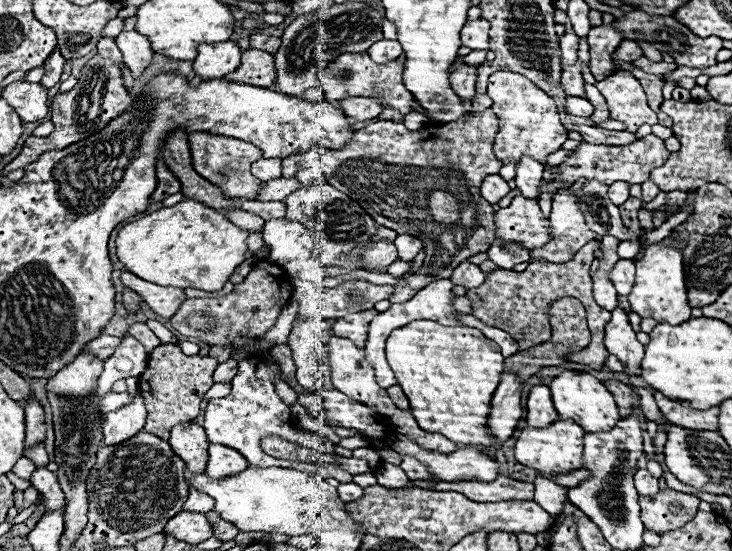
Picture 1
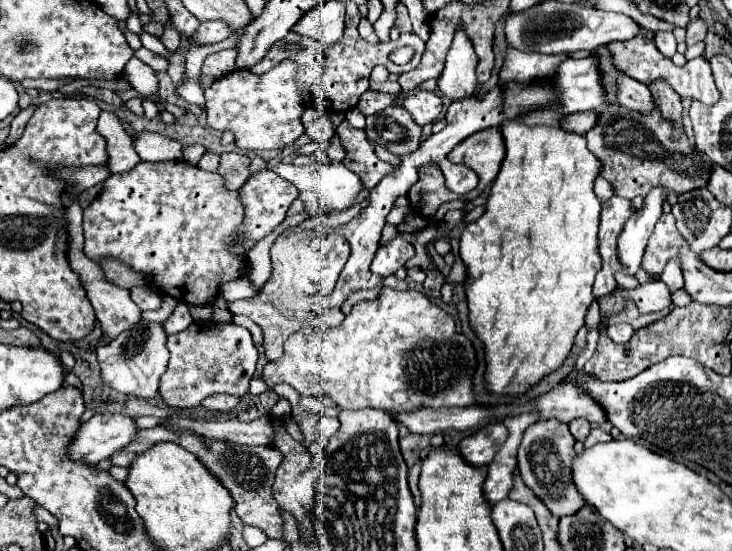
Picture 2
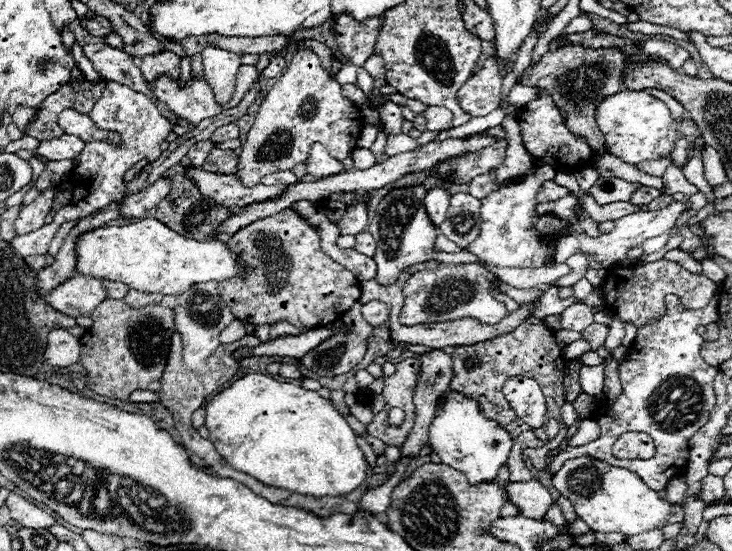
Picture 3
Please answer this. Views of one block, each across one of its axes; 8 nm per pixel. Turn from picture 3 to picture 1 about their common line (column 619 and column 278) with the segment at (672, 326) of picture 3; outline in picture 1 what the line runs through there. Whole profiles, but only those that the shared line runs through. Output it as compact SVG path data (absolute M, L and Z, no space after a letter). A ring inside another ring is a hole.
M250 356L246 360L238 362L238 374L234 376L232 384L232 392L226 398L212 398L206 406L206 414L204 414L204 430L210 442L216 444L228 444L230 448L236 448L250 466L258 466L258 468L270 468L270 466L282 466L282 468L296 468L302 472L316 472L318 468L324 468L326 476L336 478L338 482L344 480L352 480L352 474L346 472L340 464L306 464L306 462L292 462L292 460L280 460L280 458L272 458L268 456L262 448L260 448L260 440L264 436L280 436L282 440L288 440L292 444L298 446L306 446L312 448L316 452L324 452L330 456L338 456L336 454L336 444L317 444L317 442L326 442L328 438L319 433L298 430L296 426L292 426L290 420L290 410L288 406L278 398L276 390L274 390L274 366L270 366L268 362L264 362L264 358L258 356Z

